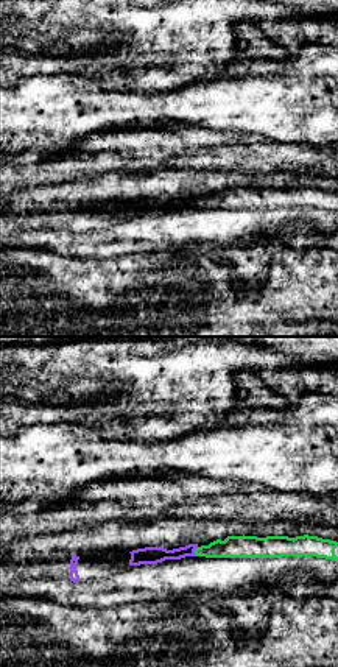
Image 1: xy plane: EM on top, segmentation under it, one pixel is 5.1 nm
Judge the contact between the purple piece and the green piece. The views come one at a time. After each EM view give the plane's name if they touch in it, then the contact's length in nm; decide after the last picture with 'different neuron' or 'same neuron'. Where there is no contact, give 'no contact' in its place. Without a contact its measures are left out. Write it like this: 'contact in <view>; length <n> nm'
contact in xy; length 50 nm

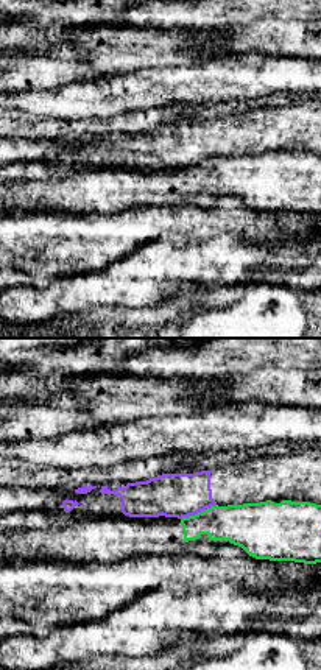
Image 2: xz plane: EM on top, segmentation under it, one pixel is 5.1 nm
contact in xz; length 200 nm

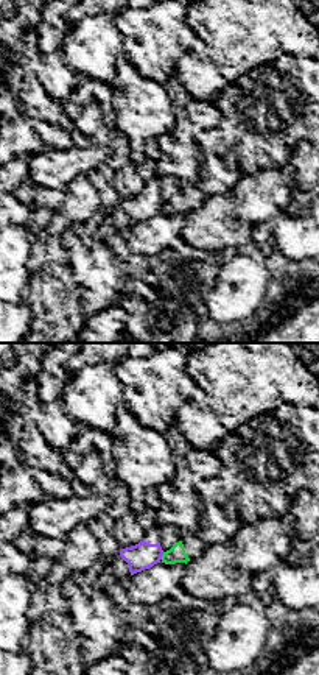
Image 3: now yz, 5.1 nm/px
contact in yz; length 40 nm

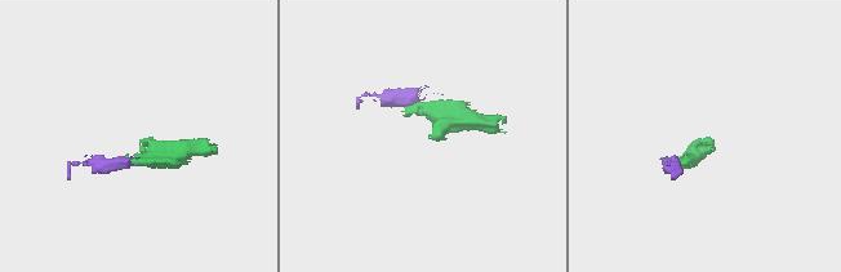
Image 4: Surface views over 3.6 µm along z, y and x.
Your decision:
different neuron

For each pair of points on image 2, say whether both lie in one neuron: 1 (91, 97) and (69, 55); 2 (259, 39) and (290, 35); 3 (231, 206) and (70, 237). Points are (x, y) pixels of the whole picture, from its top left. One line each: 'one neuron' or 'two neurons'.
1: two neurons
2: one neuron
3: one neuron

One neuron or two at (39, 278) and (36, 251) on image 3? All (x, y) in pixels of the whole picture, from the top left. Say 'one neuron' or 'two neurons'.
two neurons

